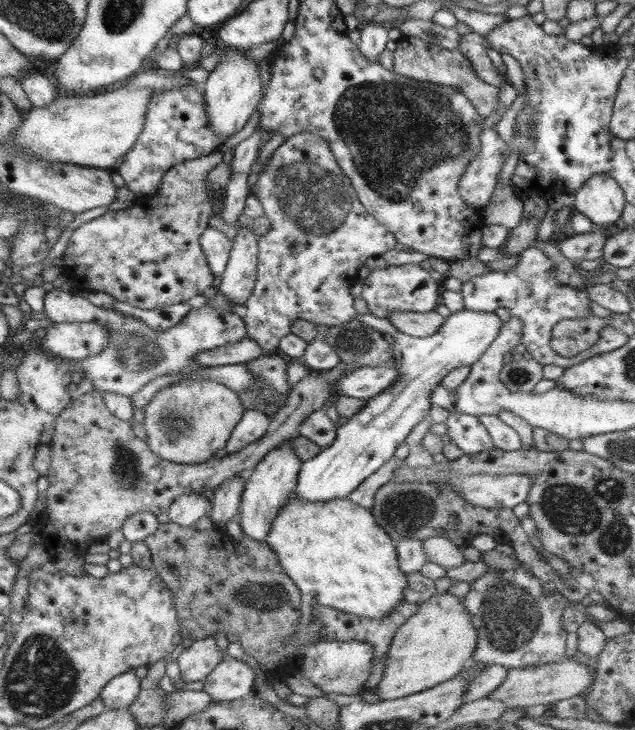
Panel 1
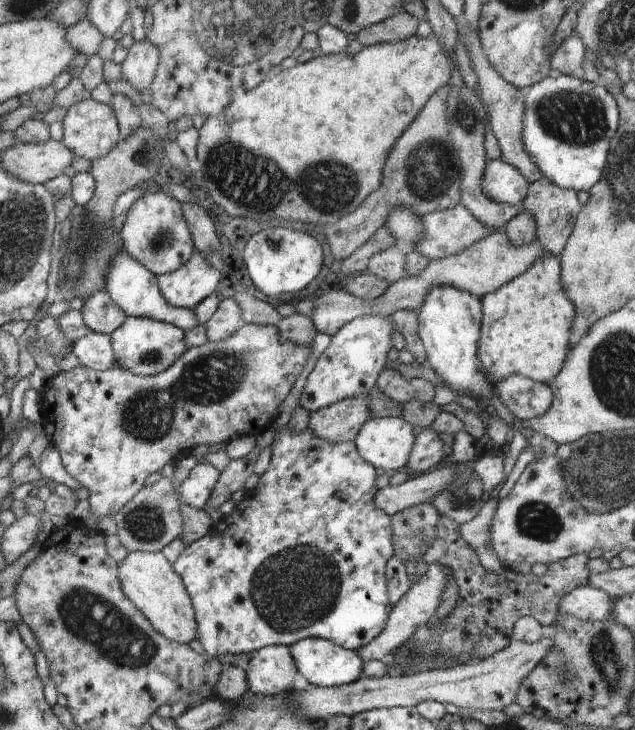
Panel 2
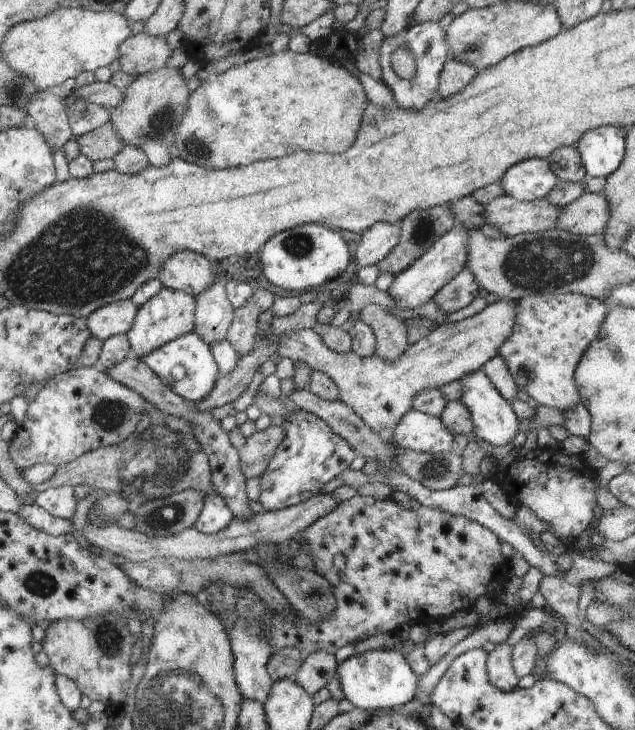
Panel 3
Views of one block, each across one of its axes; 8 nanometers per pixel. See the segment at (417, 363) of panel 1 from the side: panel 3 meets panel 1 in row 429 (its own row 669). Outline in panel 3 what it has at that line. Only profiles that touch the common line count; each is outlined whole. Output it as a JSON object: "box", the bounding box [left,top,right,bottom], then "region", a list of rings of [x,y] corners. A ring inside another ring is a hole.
{"box":[335,650,423,710],"region":[[[375,650],[365,652],[361,656],[351,656],[345,662],[337,666],[337,680],[335,680],[335,692],[343,696],[347,702],[355,706],[355,710],[391,710],[405,704],[411,704],[411,700],[421,702],[423,694],[417,690],[419,674],[411,670],[405,656],[397,650]]]}

